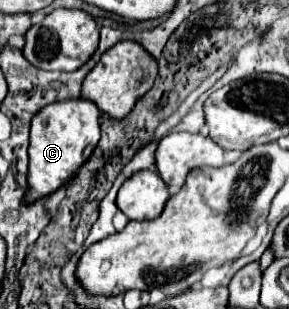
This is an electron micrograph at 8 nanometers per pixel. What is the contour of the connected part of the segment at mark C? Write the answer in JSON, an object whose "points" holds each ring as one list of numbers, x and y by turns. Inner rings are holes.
{"points":[[69,98,47,104,33,116,29,144,29,202,55,192,69,176,75,176,77,168,91,156,101,138,99,126,101,110,87,98]]}

